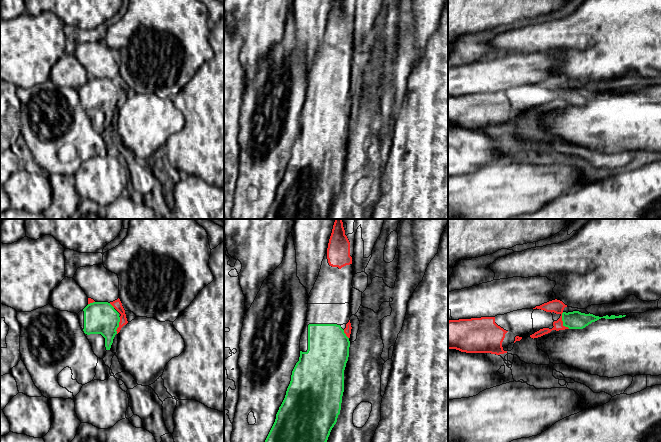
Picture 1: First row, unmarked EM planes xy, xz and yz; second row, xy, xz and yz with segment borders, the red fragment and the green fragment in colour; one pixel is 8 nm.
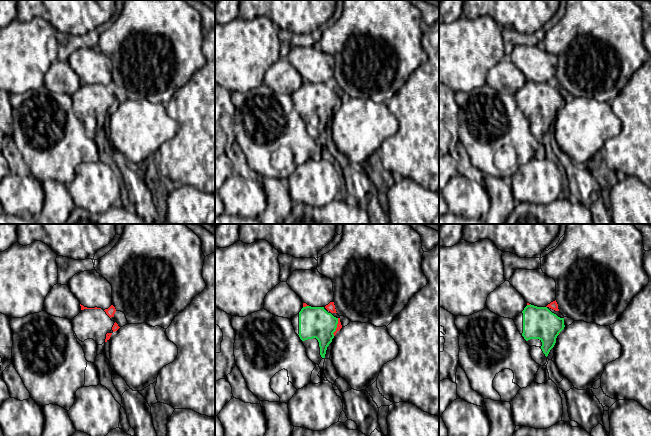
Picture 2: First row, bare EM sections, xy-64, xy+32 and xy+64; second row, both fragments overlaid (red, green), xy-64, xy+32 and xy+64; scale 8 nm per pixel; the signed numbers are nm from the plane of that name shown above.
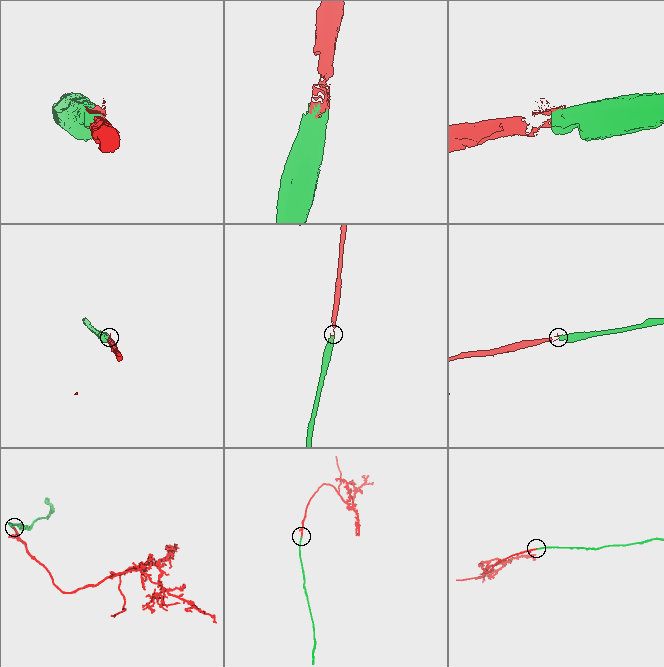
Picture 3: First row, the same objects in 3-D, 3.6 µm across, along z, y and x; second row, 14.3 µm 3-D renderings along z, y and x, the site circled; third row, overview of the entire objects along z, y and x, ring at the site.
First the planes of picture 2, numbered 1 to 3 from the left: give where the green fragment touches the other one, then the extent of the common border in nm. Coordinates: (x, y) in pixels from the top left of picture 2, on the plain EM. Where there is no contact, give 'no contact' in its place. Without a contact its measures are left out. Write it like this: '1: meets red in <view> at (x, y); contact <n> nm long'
1: no contact
2: meets red in xy+32 at (337, 103); contact 150 nm long
3: meets red in xy+64 at (528, 80); contact 30 nm long

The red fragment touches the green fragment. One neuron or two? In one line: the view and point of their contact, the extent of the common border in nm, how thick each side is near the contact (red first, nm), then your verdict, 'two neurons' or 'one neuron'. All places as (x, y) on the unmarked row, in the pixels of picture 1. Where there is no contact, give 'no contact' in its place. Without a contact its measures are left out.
meets red in yz at (562, 97); contact 150 nm long; 110 nm thick on the red side, 140 nm on the other; one neuron

